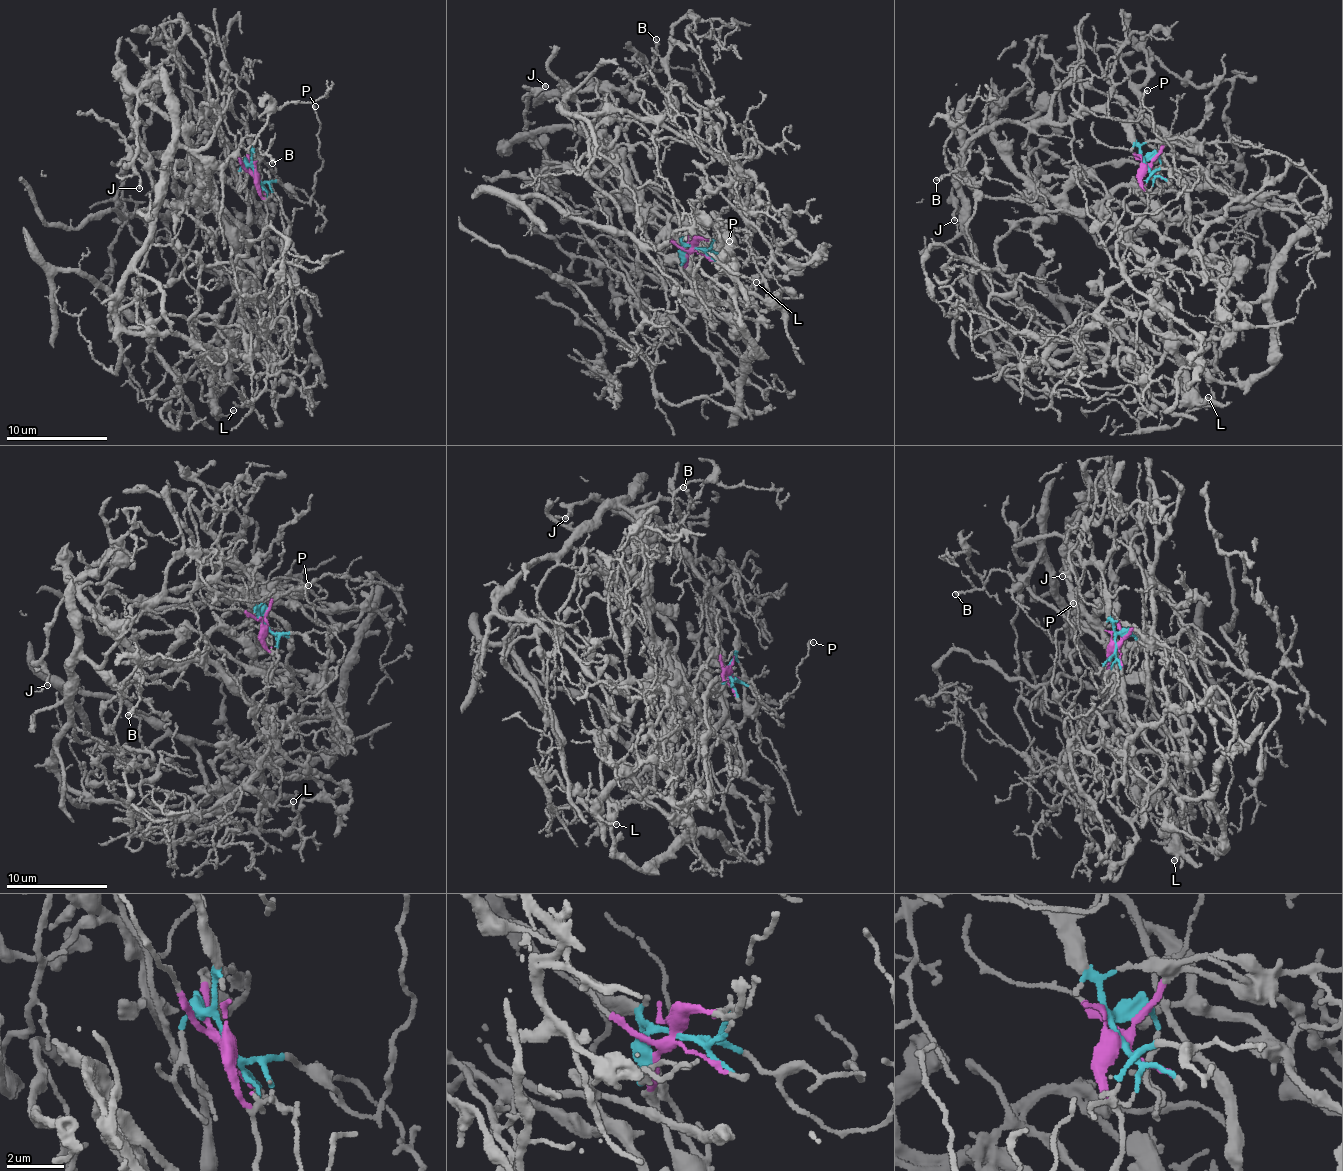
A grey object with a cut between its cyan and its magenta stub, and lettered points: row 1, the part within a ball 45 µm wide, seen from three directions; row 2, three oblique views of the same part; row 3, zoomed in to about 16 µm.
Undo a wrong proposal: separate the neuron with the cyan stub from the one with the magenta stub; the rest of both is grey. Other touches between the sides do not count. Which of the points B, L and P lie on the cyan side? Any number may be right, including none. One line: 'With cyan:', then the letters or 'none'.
With cyan: B, P

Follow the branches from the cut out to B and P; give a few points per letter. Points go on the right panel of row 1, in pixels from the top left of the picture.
B: (1146, 165), (1134, 131), (1082, 111), (993, 123), (964, 148), (974, 185), (986, 165), (979, 151), (936, 181)
P: (1146, 165), (1153, 172), (1168, 169), (1178, 181), (1174, 152), (1157, 134), (1152, 112), (1143, 104), (1148, 89)

